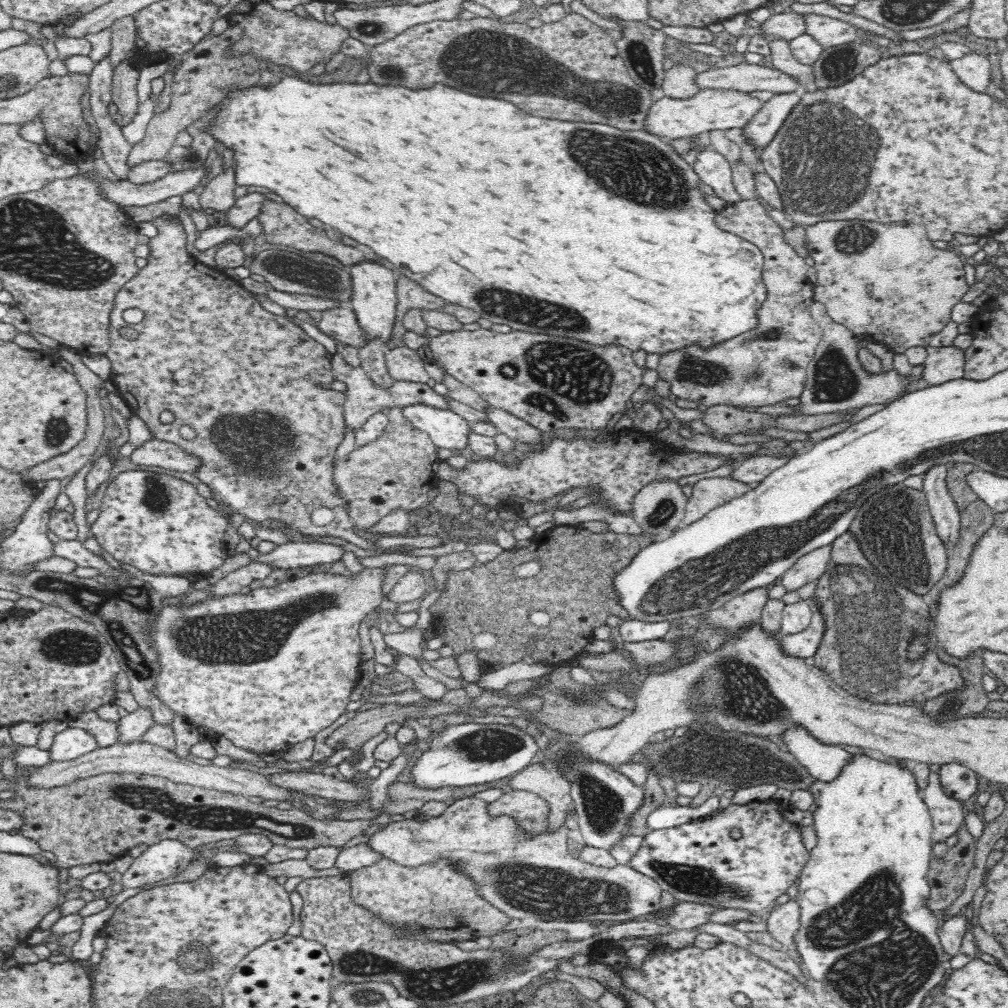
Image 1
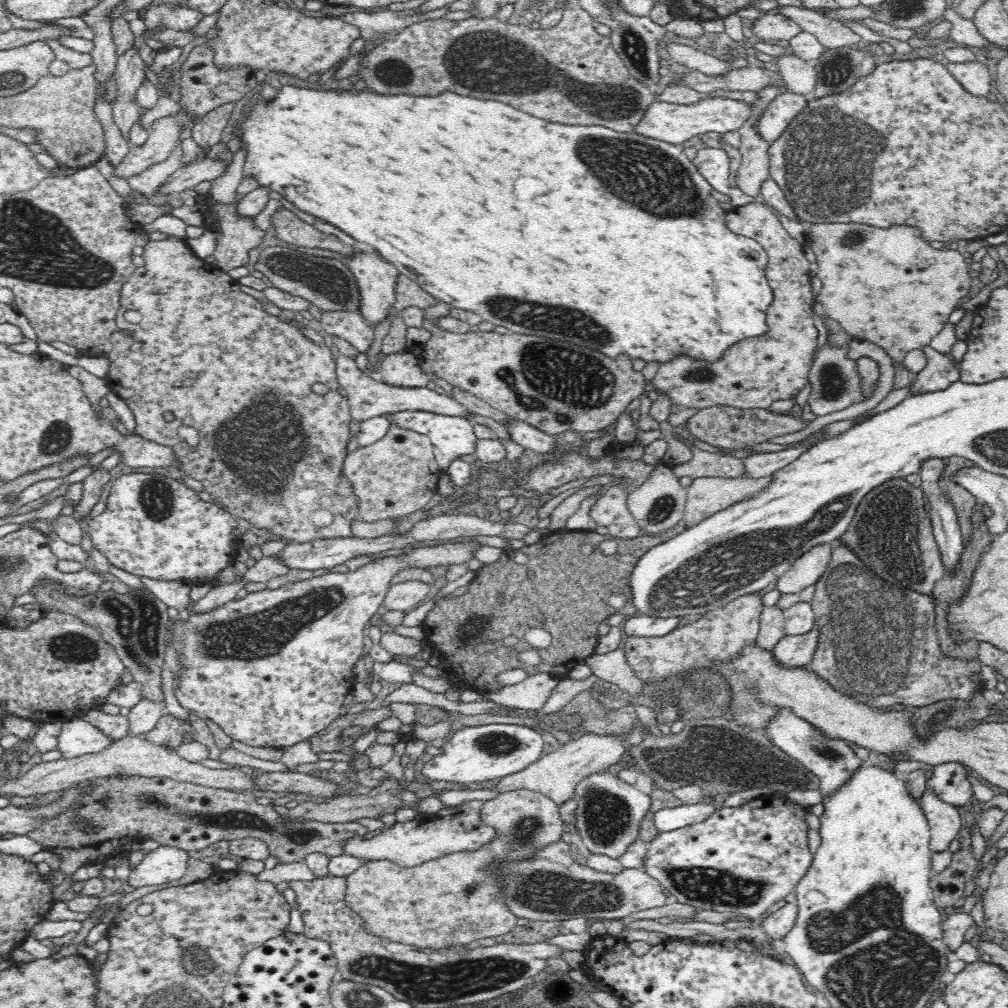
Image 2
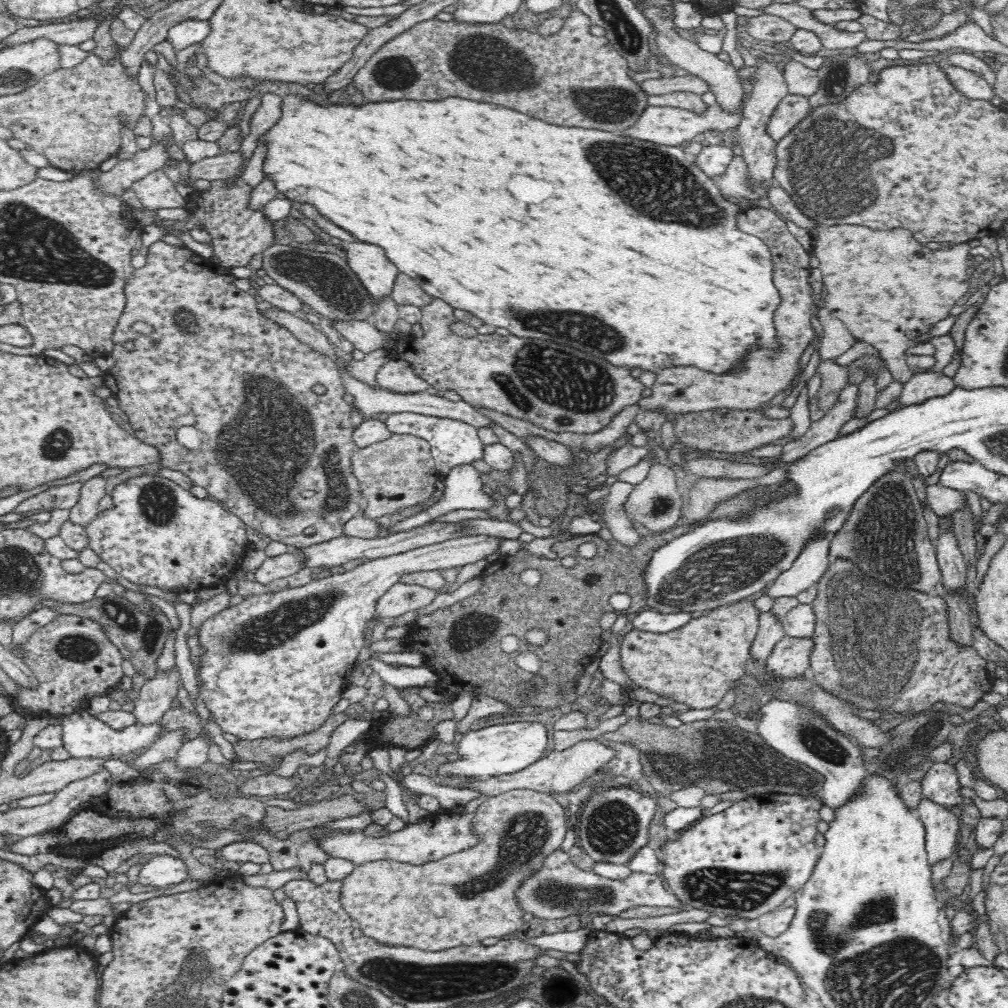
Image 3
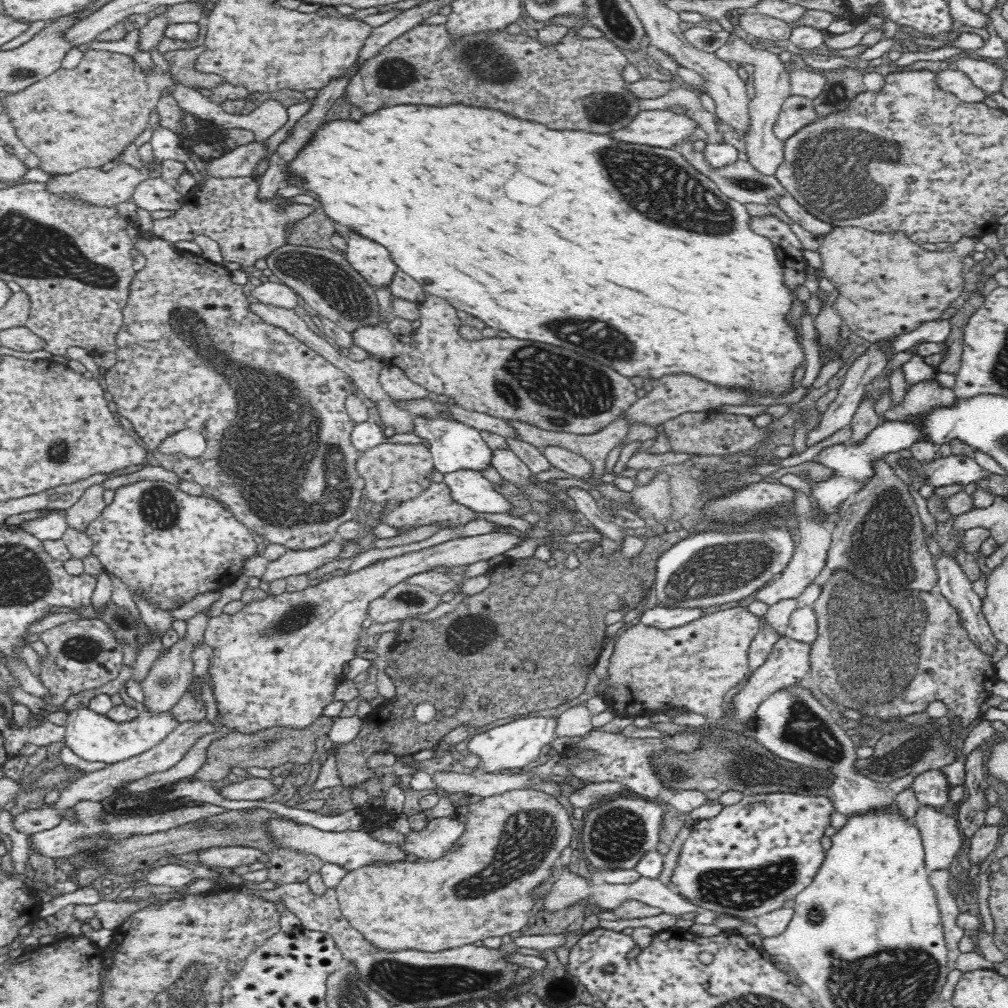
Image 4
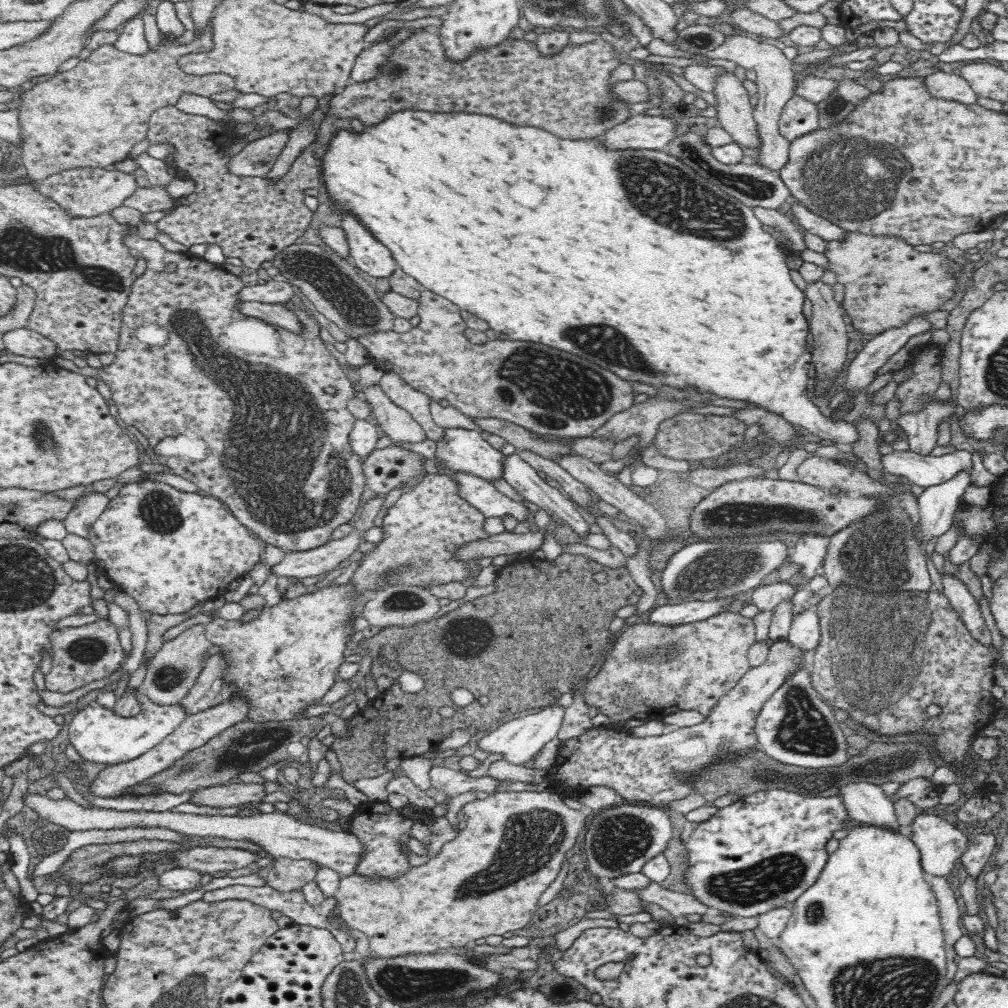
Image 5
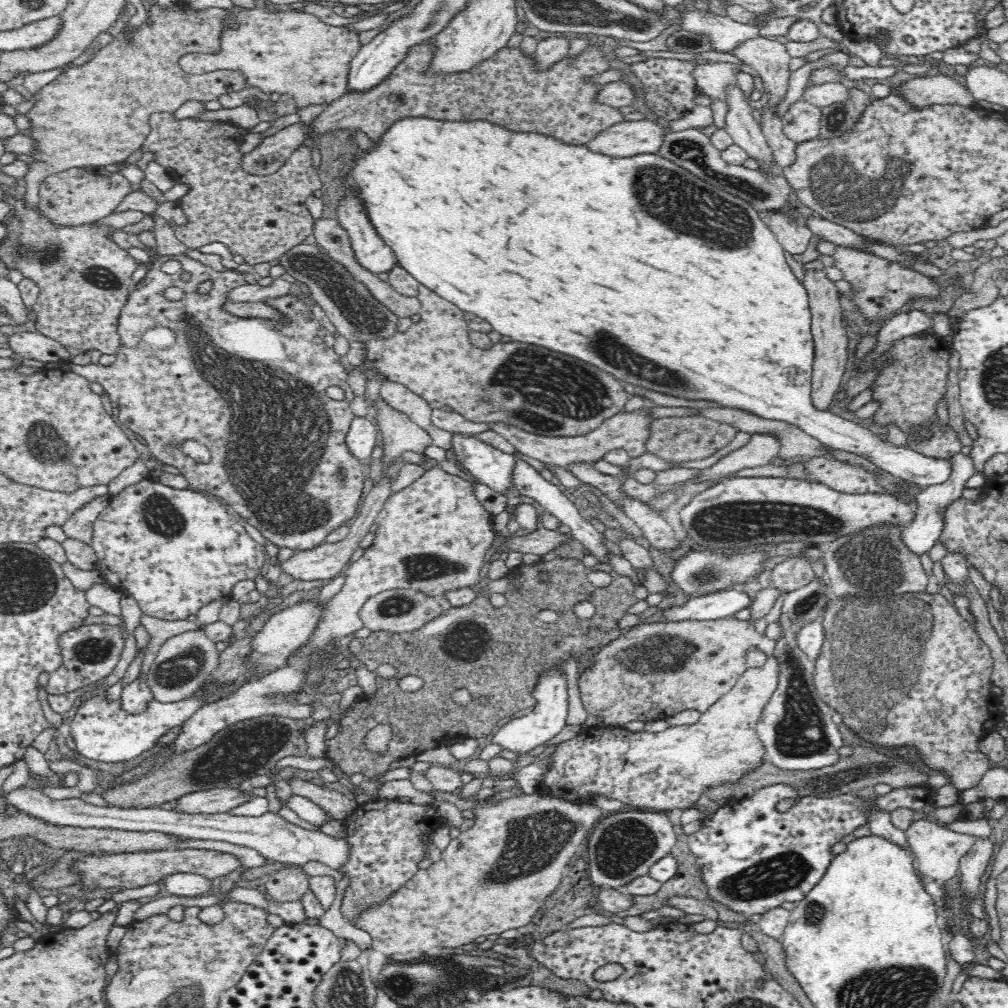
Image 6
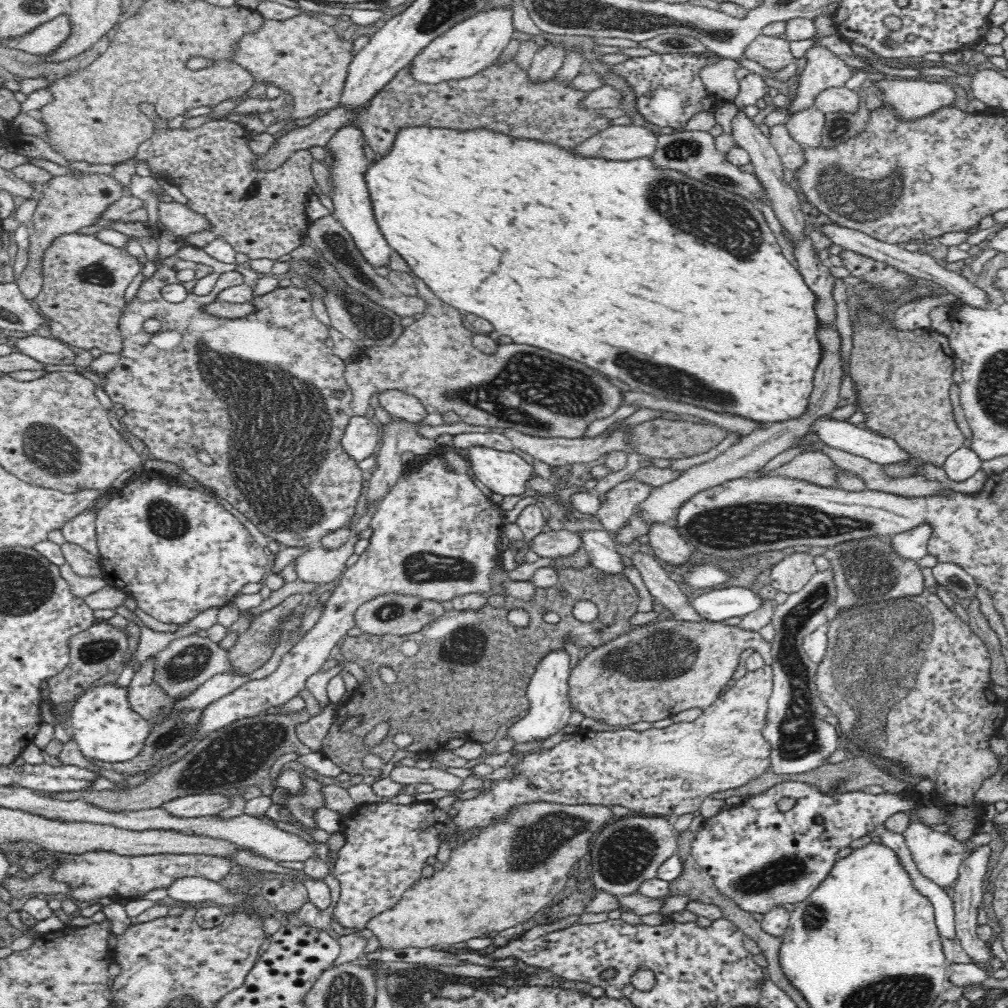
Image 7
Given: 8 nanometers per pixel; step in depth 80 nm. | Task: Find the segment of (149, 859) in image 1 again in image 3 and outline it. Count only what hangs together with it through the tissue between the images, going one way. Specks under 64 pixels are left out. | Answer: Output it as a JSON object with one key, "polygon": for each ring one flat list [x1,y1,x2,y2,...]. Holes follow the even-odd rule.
{"polygon":[[161,853,143,864,137,882,141,886,168,886,184,882,186,878,188,868,182,857]]}

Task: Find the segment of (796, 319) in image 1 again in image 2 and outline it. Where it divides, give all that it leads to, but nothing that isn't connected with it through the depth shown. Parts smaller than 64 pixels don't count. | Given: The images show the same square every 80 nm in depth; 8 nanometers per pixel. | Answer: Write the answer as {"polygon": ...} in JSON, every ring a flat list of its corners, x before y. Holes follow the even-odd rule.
{"polygon":[[757,201,734,206,726,212,724,223,732,232,752,238,768,255,768,265,765,269,766,280,772,289,772,302,766,308,766,334,756,338,746,338,744,342,730,346,728,351,714,363,700,361,688,355,681,355,672,361,662,363,656,372,654,387,666,393,675,408,708,408,710,406,724,405,736,408,763,408,768,409,770,404,779,401,794,399,808,384,808,372,813,362,815,353,818,352,819,332,815,326,813,311,809,307,816,302,809,289,808,266,809,262,804,257,803,247,788,234,780,225,777,212,765,203]]}

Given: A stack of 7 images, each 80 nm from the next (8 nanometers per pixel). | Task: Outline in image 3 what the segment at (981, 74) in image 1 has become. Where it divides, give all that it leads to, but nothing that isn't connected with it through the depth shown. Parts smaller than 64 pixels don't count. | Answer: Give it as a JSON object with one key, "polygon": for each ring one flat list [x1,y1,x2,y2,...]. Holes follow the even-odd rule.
{"polygon":[[954,65,946,66,943,69,950,82,953,82,953,85,968,98,974,100,991,100,994,98,993,87,986,82,986,79,979,72]]}

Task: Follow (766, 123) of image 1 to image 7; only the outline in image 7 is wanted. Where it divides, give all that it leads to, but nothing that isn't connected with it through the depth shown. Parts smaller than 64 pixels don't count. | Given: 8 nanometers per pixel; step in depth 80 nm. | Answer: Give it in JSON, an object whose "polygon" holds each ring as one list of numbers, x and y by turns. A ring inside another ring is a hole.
{"polygon":[[814,106,790,112,784,122,790,136,803,146,821,146,824,124,825,113]]}

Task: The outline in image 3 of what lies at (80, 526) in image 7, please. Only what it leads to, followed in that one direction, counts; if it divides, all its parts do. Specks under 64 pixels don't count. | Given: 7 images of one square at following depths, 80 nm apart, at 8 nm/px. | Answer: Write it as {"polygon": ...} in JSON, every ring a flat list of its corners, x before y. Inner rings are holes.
{"polygon":[[96,476,82,484,78,502,69,509,69,519,74,524,85,526,96,518,98,504,106,494,106,481,106,476]]}

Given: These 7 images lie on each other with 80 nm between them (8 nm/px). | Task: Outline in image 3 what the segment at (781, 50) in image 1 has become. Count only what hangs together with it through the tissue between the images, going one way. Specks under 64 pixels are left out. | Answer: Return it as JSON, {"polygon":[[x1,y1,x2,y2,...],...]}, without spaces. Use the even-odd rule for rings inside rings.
{"polygon":[[788,60,782,70,789,92,800,96,812,96,820,85,816,69,810,69,799,61]]}

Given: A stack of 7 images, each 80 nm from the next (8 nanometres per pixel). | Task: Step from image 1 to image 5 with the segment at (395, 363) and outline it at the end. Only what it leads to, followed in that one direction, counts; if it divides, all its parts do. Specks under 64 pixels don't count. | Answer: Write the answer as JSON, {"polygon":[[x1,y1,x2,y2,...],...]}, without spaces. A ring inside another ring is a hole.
{"polygon":[[384,371,379,384,392,403,414,417,414,420,425,430,427,437,440,440,444,436,444,429,436,424,430,415,430,398,426,394,412,388,400,375,392,371]]}

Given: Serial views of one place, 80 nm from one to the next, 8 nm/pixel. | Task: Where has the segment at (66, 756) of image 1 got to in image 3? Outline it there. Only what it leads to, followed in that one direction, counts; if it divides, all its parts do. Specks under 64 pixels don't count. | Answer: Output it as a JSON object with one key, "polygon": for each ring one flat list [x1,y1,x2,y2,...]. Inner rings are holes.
{"polygon":[[86,710,65,715,60,728,62,729,62,747,68,751,68,755,71,757,118,758,122,754,128,754,128,752,134,752,140,748,149,748,160,732,160,722,151,725,134,723,121,731,116,731,116,729,108,727,106,723,98,721]]}

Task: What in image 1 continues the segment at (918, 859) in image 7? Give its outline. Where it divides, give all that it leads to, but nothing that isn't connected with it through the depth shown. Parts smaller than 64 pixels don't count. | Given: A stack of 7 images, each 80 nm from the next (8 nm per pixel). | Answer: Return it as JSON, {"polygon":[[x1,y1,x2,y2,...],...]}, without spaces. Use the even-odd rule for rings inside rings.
{"polygon":[[933,771,928,777,928,784,922,791,922,796,932,816,933,841,945,841,946,838,953,836,964,824,964,802,946,794,943,791,939,773]]}

